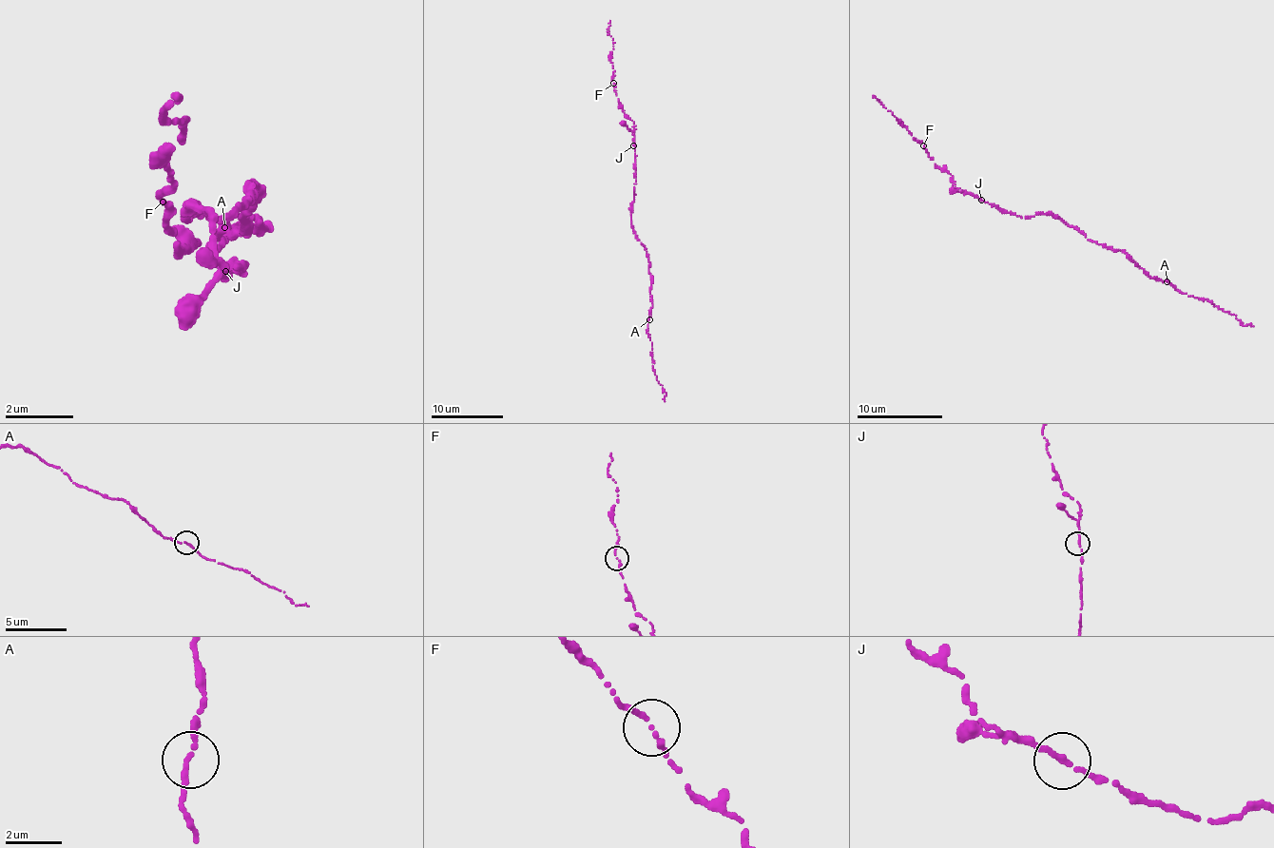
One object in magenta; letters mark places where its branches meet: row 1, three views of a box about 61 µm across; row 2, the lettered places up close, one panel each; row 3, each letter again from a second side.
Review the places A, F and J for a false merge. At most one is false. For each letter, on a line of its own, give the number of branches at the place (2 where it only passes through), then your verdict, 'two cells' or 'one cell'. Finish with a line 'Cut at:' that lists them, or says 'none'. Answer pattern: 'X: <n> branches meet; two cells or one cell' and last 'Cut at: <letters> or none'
A: 2 branches meet; one cell
F: 2 branches meet; one cell
J: 2 branches meet; one cell
Cut at: none

